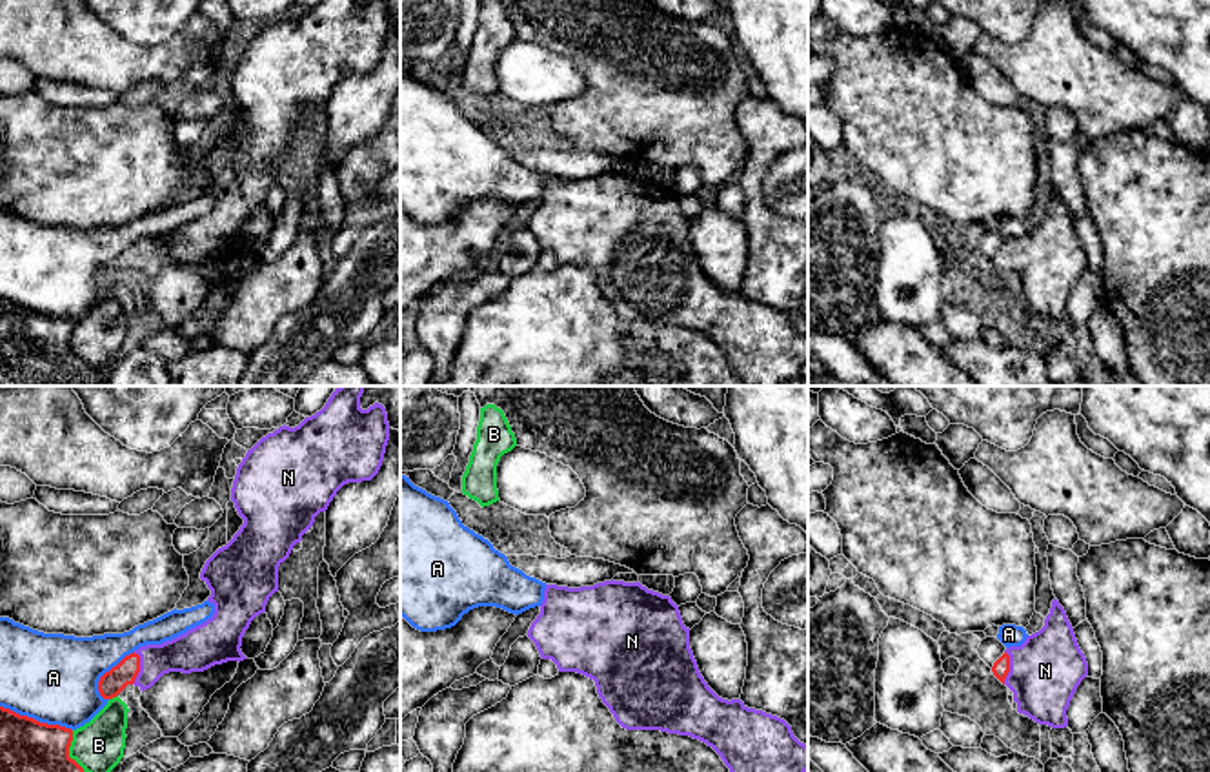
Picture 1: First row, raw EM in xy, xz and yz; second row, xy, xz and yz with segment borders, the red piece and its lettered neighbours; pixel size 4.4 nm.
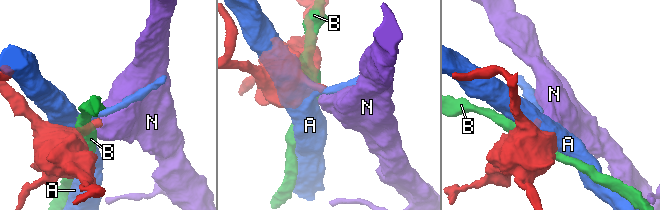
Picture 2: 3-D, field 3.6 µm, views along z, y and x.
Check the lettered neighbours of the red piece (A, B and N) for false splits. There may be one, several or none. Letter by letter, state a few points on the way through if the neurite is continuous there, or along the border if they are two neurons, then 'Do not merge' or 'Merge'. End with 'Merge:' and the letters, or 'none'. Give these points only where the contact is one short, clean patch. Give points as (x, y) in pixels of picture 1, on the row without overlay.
A: Do not merge
B: Do not merge
N: Path across: xy (111, 275), (122, 266), (139, 261), (155, 252), (190, 244). Merge
Merge: N

